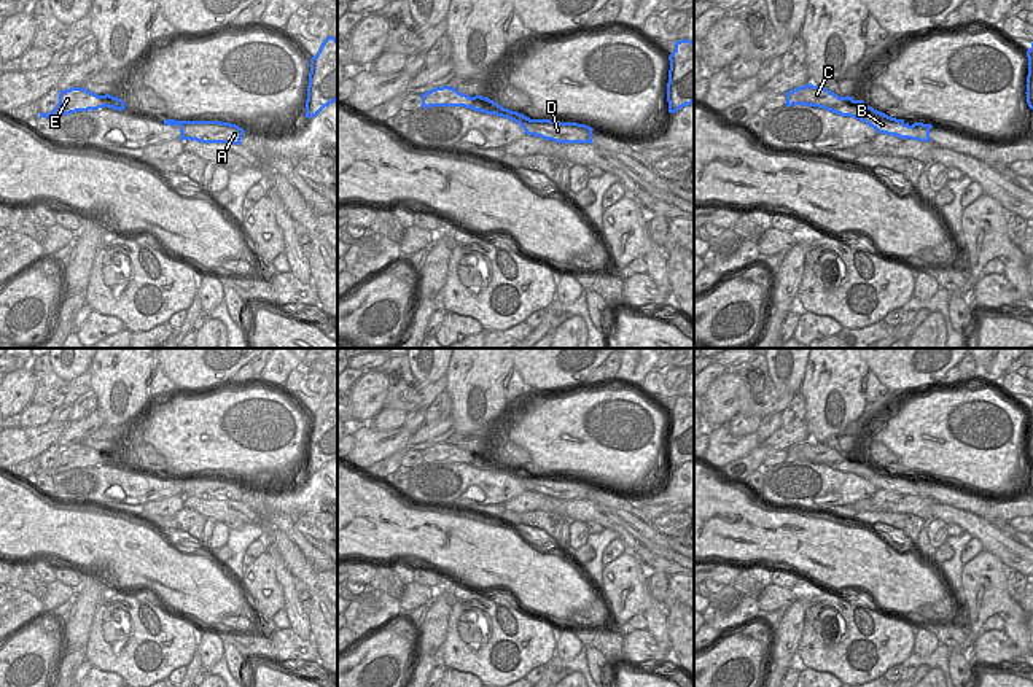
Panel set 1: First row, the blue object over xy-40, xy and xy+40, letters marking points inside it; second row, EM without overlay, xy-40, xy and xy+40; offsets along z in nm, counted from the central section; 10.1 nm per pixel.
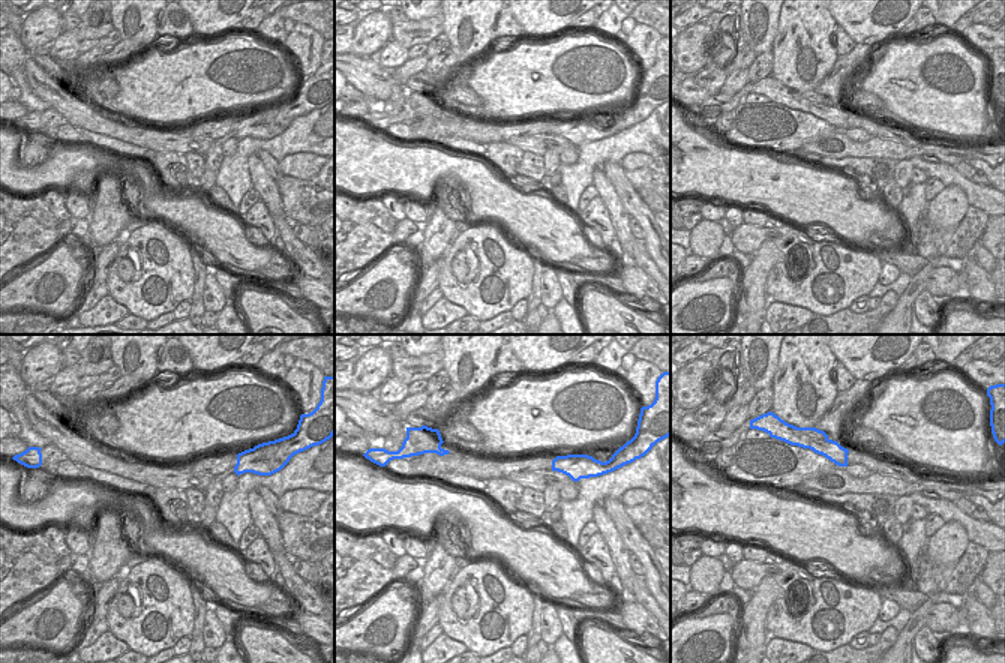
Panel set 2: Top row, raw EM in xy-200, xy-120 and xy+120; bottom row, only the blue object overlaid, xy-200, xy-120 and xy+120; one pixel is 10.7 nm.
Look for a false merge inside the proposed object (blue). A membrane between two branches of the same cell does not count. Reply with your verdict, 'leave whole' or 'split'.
split

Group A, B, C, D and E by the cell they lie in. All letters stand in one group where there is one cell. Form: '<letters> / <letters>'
A B D / C E

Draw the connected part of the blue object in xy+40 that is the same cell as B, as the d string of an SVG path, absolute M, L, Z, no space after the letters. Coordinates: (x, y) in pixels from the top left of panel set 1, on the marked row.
M850 102L842 107L828 107L824 108L840 116L850 116L860 119L877 130L877 134L895 135L902 140L918 140L918 142L930 142L930 129L931 124L914 122L912 126L904 122L904 119L891 118L882 111L874 110L867 103L861 102Z

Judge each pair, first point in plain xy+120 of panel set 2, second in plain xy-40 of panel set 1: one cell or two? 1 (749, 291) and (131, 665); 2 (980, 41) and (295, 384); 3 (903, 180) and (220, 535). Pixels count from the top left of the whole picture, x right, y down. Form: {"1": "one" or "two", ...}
{"1": "two", "2": "one", "3": "one"}

